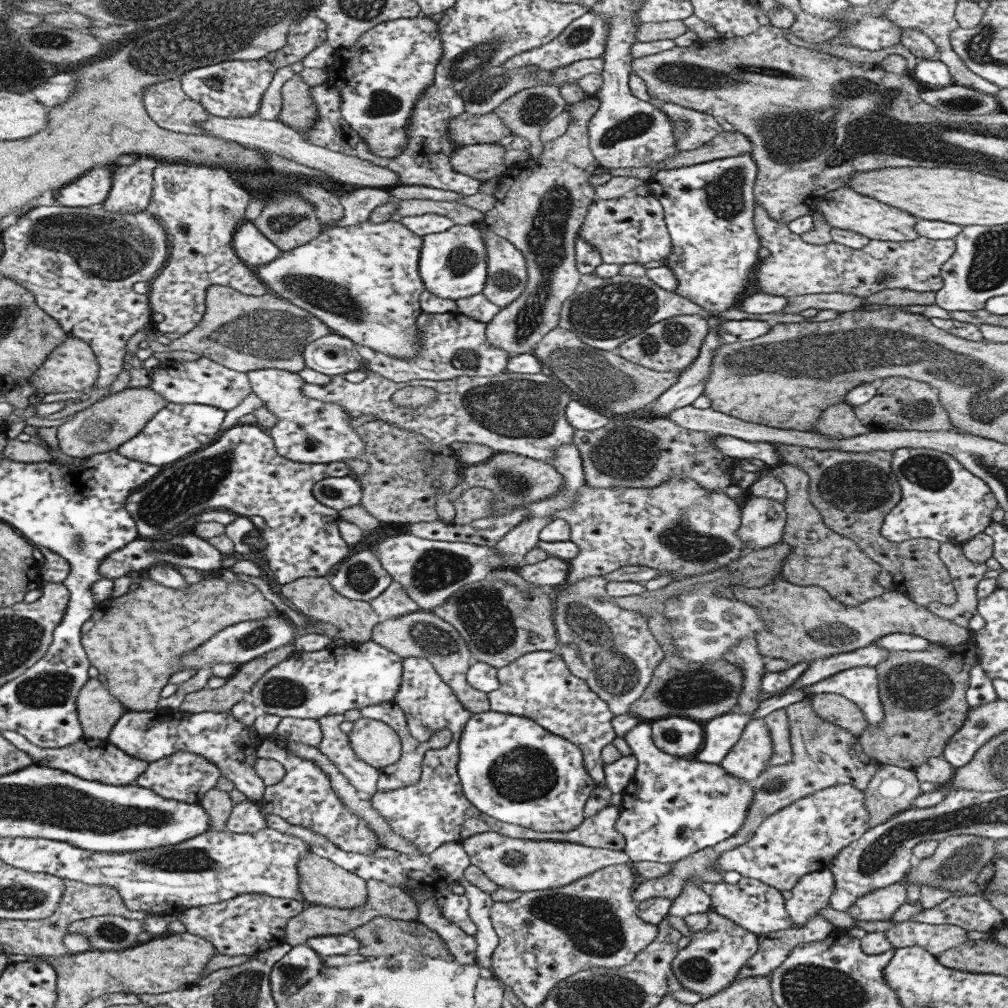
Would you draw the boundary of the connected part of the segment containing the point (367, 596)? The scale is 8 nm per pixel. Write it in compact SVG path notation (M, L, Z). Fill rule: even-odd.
M363 549L343 559L338 570L329 580L333 589L348 598L370 602L391 585L392 577L382 568L371 550Z

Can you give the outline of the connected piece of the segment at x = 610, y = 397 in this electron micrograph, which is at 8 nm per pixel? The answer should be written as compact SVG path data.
M560 326L548 332L540 343L536 344L532 354L553 372L552 377L564 390L572 394L574 400L614 415L627 415L634 410L644 410L672 387L678 377L678 374L672 372L665 375L635 363L626 363L617 350L606 352L588 347L588 344L584 344L571 331Z

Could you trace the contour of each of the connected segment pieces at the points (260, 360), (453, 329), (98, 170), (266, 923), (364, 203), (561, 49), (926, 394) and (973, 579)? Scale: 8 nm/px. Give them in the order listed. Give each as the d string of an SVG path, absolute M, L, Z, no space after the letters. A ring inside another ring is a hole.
M212 285L206 293L205 314L201 322L168 346L156 346L153 353L160 354L160 348L194 352L232 371L245 373L266 368L299 373L306 368L305 346L330 334L332 331L328 325L272 292L250 296L228 286Z
M422 312L418 315L418 335L422 339L422 350L415 361L396 360L392 356L372 352L372 360L366 362L366 370L377 372L392 382L411 380L450 380L459 376L494 376L507 370L509 356L486 343L486 323L473 320L458 312L444 314Z
M115 163L91 168L81 177L64 185L55 194L58 204L65 207L92 207L108 198Z
M243 894L203 907L189 908L177 915L188 934L208 940L220 955L256 955L287 943L286 923L304 908L299 900L264 894Z
M354 187L348 194L339 197L344 214L335 222L335 226L346 227L368 221L371 212L381 204L386 204L390 197L385 188Z
M588 12L572 21L554 40L543 44L538 48L521 52L506 60L503 64L508 70L519 70L524 66L536 66L540 70L539 84L549 84L549 81L542 81L542 78L552 76L555 70L563 66L575 63L584 59L595 59L602 57L608 42L609 26L602 15Z
M888 377L878 382L876 395L866 404L853 407L854 415L872 431L908 429L941 434L954 430L947 409L940 403L938 390L930 384L906 377Z
M941 543L939 557L947 566L957 600L950 605L931 602L926 609L958 626L969 627L970 619L977 613L977 584L989 568L986 563L975 563L966 558L961 545L955 543Z

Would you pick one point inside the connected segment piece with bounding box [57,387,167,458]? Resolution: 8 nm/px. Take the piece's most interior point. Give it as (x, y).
(104, 426)

